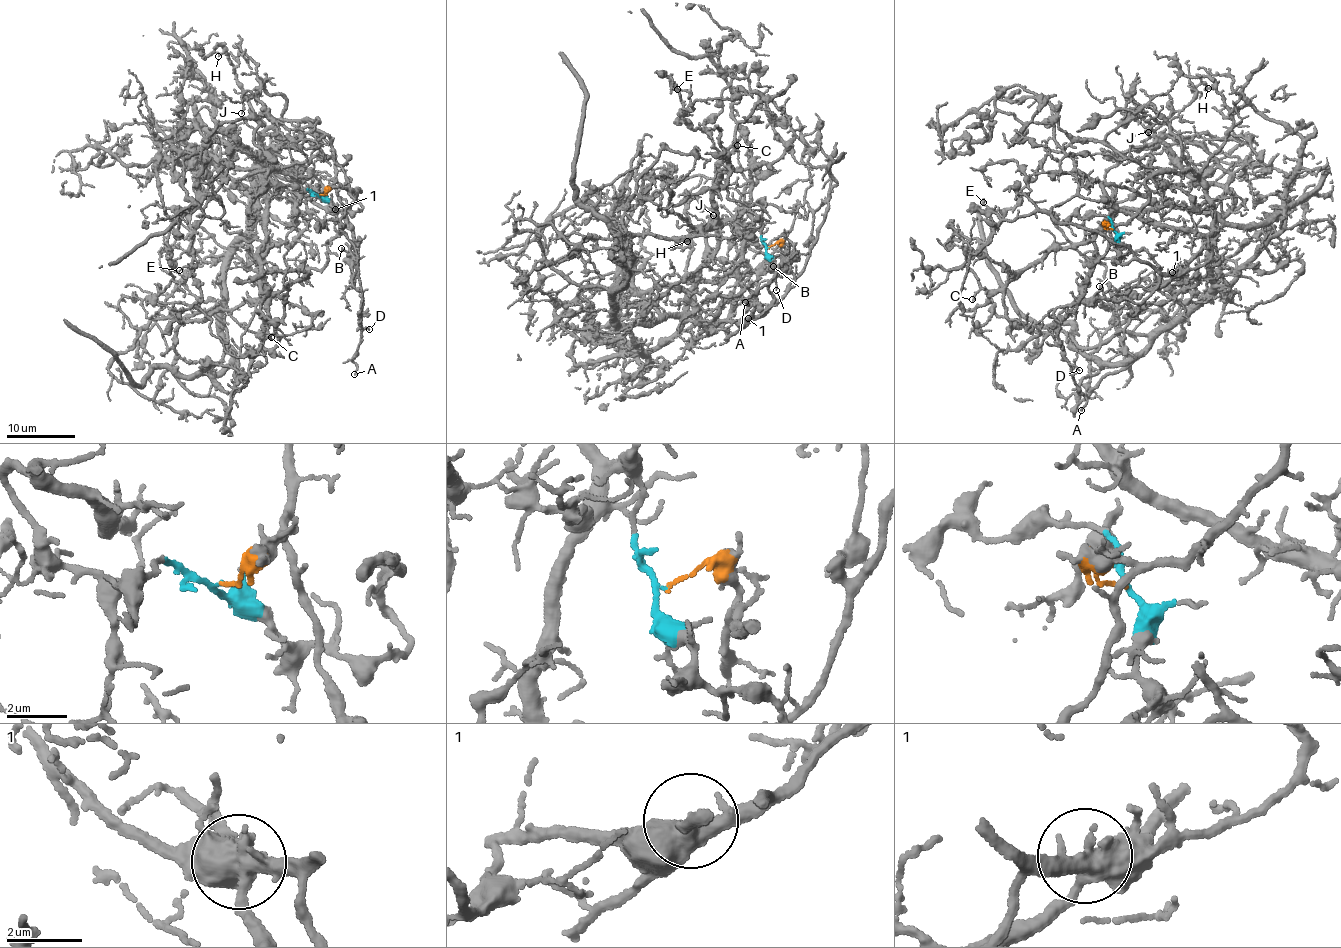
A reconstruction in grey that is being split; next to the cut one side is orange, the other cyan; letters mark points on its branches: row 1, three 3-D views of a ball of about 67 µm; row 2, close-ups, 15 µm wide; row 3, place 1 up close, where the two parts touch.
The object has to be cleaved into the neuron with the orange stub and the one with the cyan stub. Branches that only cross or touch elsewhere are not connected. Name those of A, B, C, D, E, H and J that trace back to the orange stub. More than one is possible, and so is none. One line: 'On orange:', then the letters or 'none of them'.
On orange: H, J

